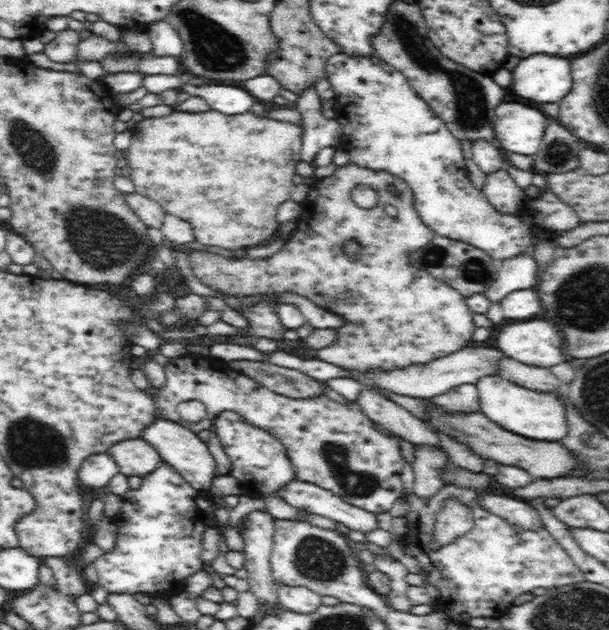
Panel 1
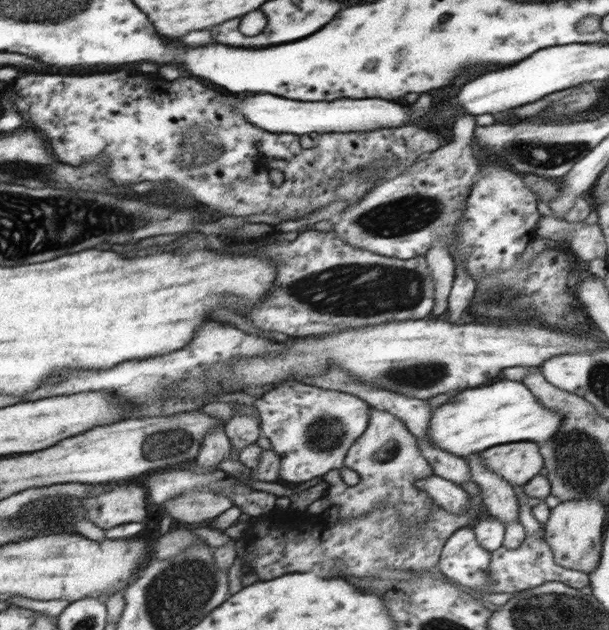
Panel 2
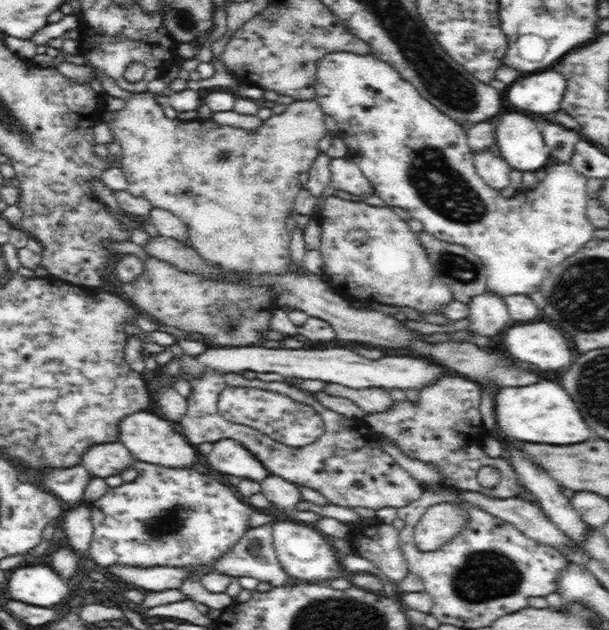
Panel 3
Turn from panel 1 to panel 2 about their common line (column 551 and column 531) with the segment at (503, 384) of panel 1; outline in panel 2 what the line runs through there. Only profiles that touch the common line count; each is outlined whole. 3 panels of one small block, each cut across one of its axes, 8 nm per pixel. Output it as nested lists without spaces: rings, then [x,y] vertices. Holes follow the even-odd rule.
[[[504,380],[488,386],[464,389],[450,400],[440,405],[433,412],[428,426],[428,439],[432,445],[456,455],[467,458],[472,453],[480,453],[496,445],[505,445],[511,442],[532,441],[535,443],[546,442],[548,438],[554,437],[558,428],[562,426],[562,413],[554,409],[542,406],[532,392],[528,392],[526,385],[520,381]]]

